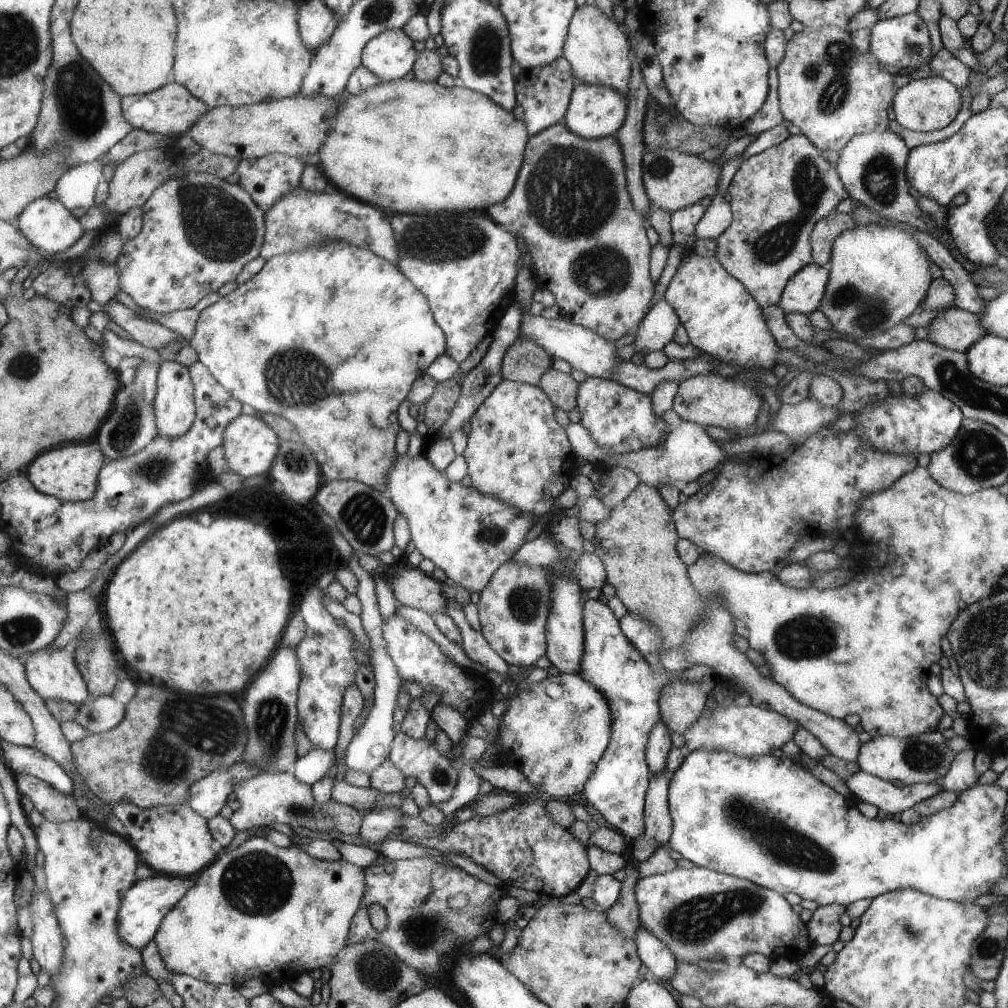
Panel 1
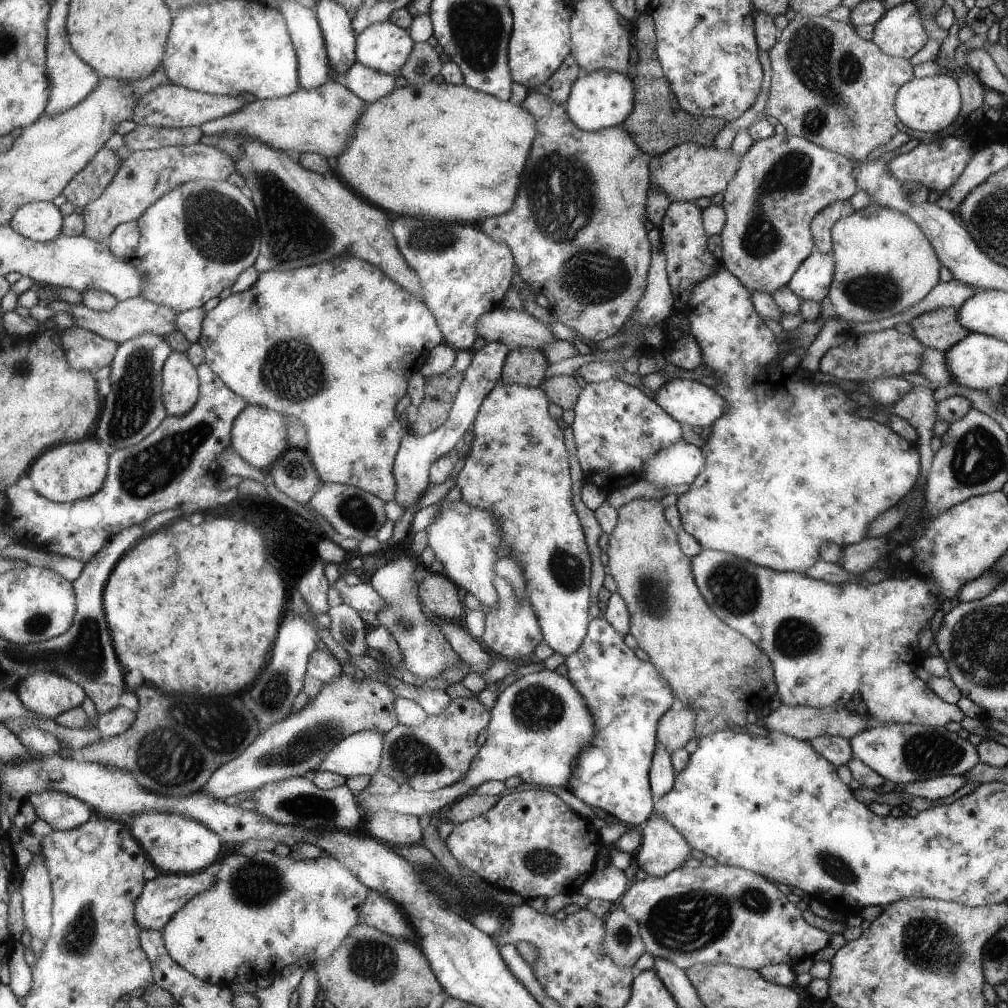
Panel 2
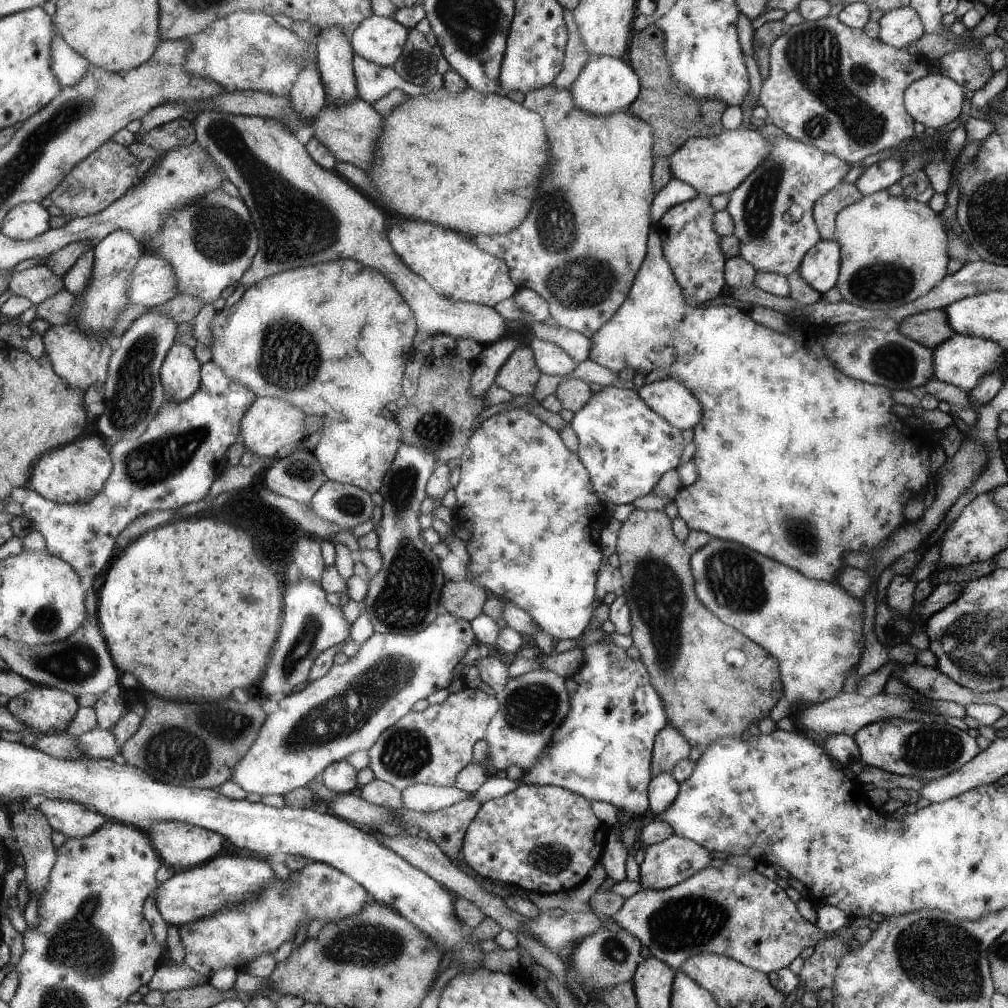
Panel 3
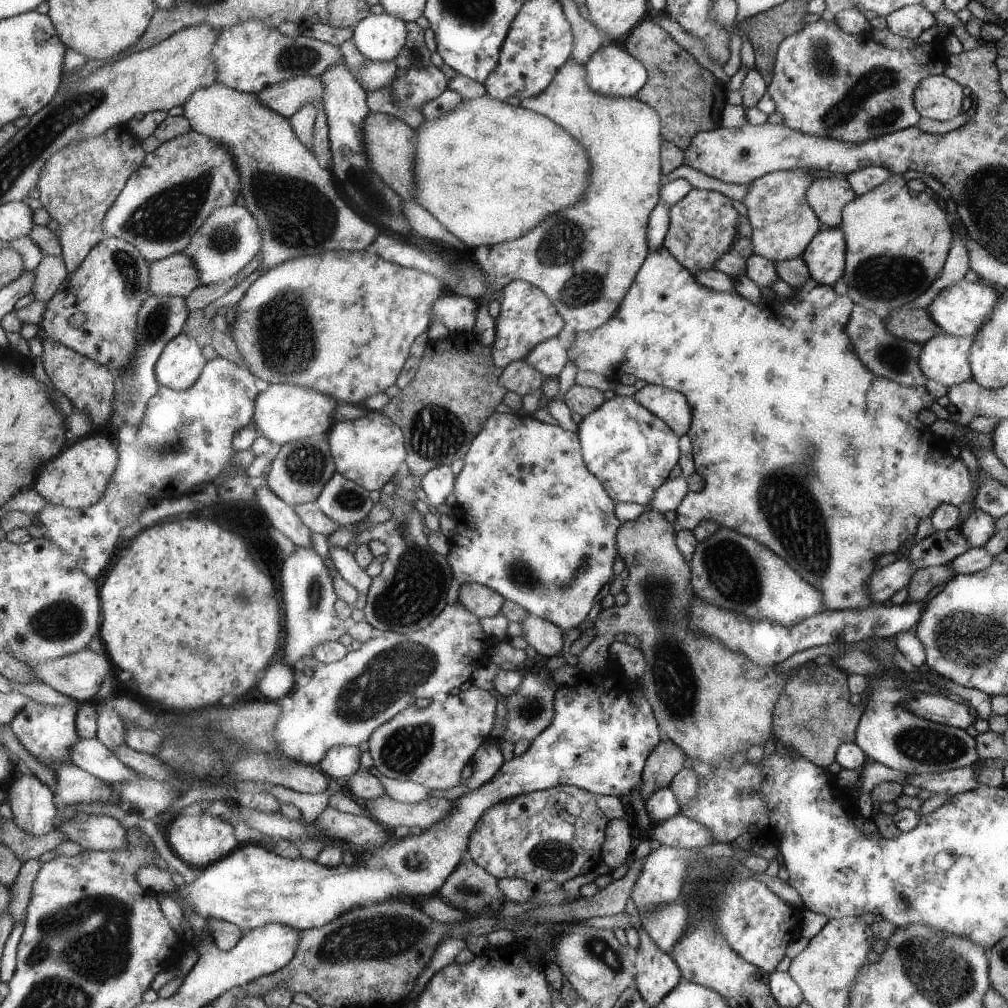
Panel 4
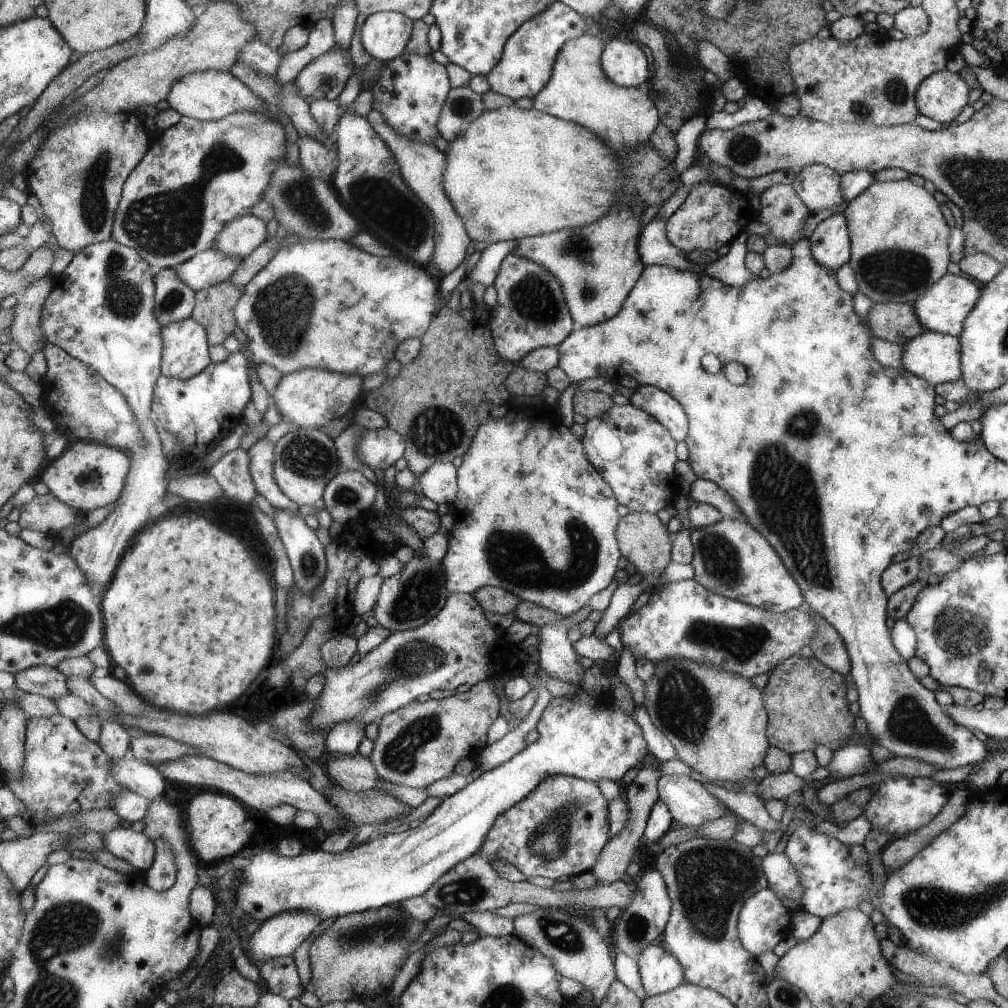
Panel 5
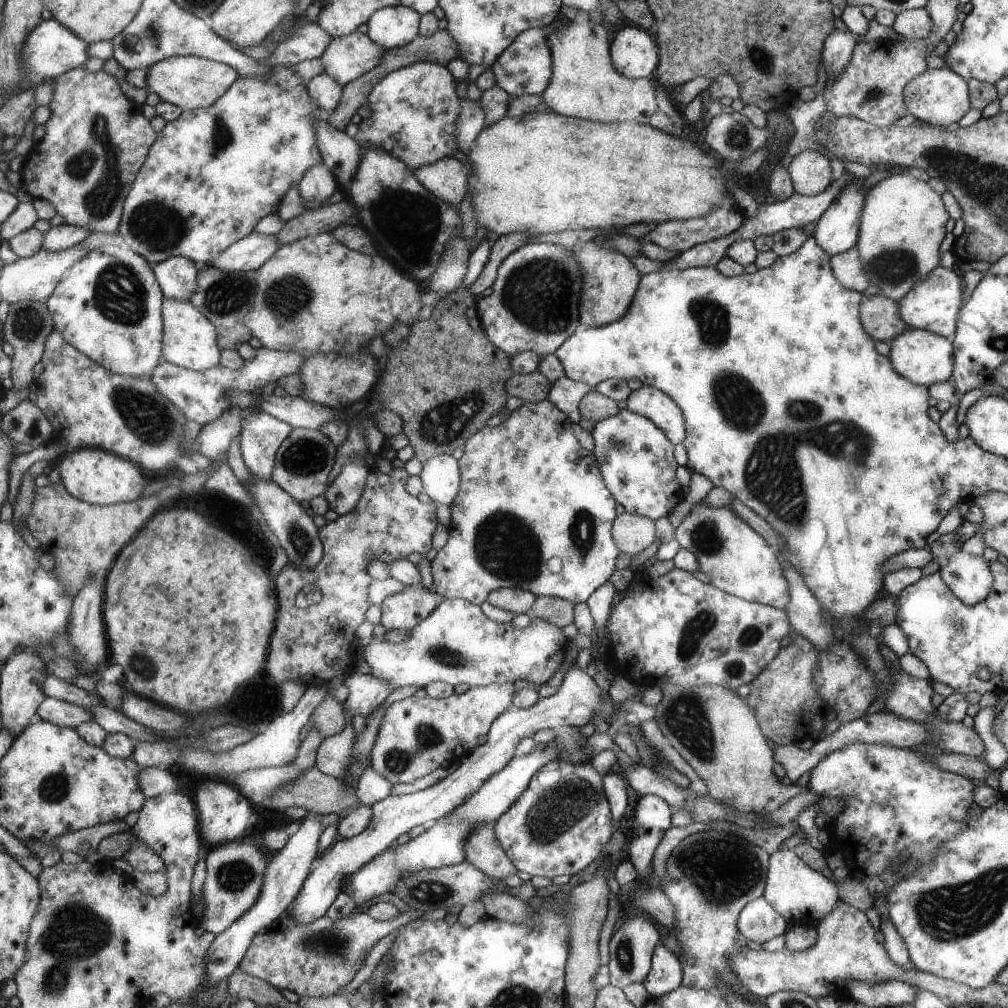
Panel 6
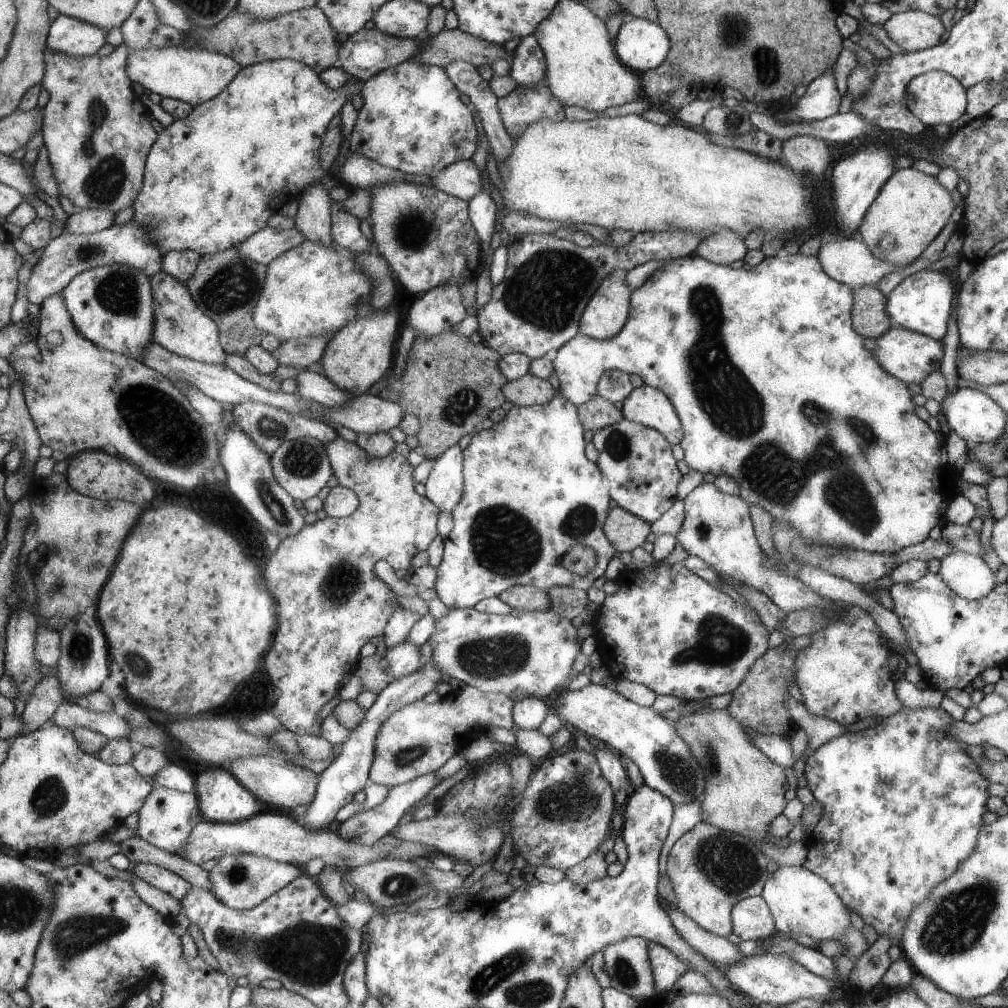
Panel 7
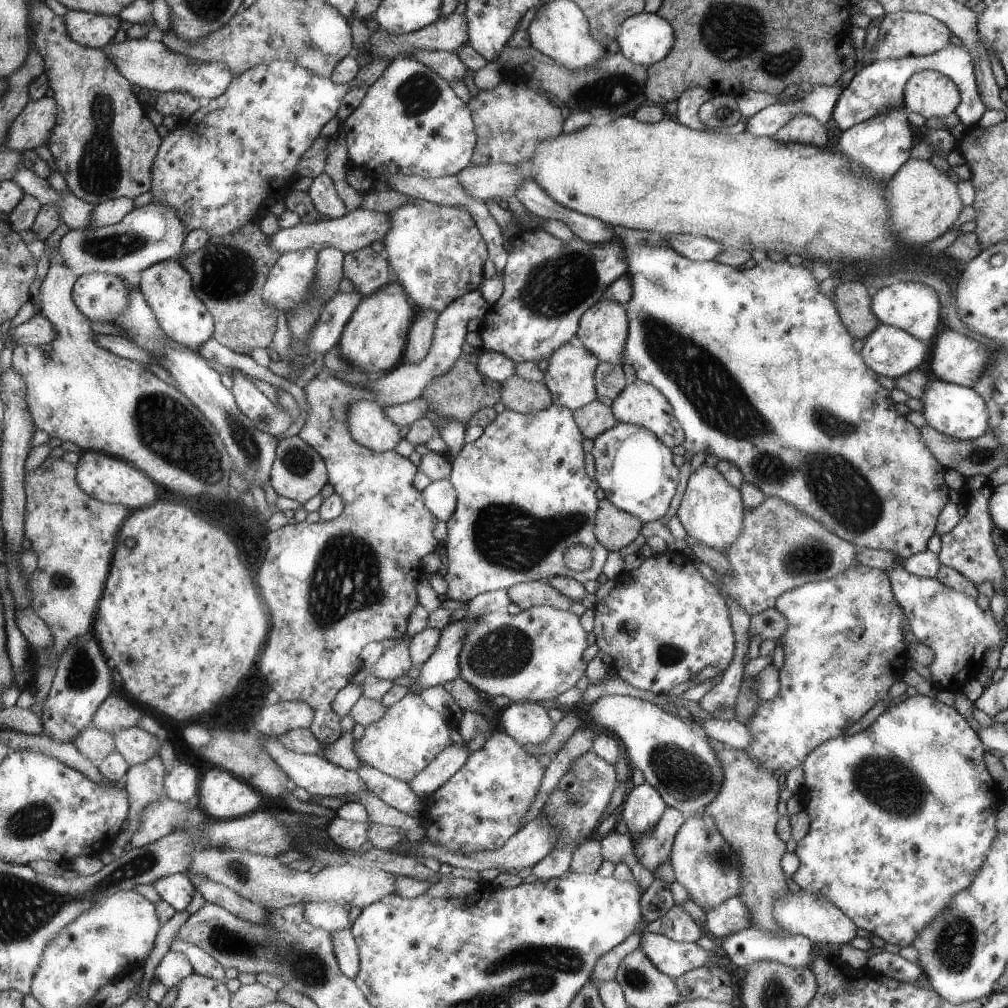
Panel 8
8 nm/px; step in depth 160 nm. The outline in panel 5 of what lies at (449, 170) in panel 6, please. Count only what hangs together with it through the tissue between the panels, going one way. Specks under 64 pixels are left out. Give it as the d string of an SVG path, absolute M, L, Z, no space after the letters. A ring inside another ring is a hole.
M372 108L365 116L369 124L383 137L390 146L397 162L402 168L404 181L415 191L415 194L431 209L436 222L436 249L432 262L434 266L445 276L451 274L455 268L463 264L467 258L467 250L471 246L470 234L466 229L464 220L459 216L455 205L452 205L449 195L444 187L444 174L448 163L447 154L438 150L435 145L411 141L391 126L386 116L377 109Z

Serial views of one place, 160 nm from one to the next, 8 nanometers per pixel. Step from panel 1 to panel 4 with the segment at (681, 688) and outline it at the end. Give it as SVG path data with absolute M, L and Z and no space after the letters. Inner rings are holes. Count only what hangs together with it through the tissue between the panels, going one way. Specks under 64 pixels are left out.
M661 737L653 752L646 758L642 770L639 794L644 802L651 793L668 786L672 776L684 768L685 758L678 746Z

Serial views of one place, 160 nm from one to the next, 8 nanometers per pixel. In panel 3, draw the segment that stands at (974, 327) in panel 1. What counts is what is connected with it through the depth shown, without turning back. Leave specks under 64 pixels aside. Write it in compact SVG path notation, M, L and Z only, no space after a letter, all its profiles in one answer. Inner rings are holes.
M929 309L905 316L897 324L896 330L901 334L930 349L941 345L955 333L943 309Z

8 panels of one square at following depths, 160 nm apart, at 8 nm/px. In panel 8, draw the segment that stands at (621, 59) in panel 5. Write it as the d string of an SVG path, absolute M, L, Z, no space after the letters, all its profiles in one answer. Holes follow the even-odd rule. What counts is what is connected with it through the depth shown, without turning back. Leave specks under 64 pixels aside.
M642 12L622 23L616 41L622 56L647 68L673 49L674 30L667 19Z

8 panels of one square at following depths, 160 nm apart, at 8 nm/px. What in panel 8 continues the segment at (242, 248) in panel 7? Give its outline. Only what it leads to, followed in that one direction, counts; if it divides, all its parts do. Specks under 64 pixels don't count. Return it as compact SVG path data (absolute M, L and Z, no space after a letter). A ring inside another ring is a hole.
M361 208L353 210L347 216L335 220L325 219L320 223L300 223L289 229L280 229L276 234L267 236L267 246L277 250L279 254L297 251L307 248L315 248L317 251L325 248L339 248L345 255L355 250L362 250L371 246L373 242L382 242L383 238L391 230L391 220L387 213L375 212L375 210L363 210Z

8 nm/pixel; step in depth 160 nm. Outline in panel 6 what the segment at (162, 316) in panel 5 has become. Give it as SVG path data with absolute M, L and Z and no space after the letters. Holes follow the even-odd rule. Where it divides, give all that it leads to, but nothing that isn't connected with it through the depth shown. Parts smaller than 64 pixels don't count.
M176 256L154 267L165 298L191 301L198 289L200 266L192 258Z

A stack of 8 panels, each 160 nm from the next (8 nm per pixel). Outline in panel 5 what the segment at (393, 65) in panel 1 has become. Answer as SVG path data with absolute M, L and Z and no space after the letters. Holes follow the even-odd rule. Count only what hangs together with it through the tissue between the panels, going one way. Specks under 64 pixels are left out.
M397 11L369 15L361 31L361 42L367 56L385 62L403 55L414 33L414 22Z

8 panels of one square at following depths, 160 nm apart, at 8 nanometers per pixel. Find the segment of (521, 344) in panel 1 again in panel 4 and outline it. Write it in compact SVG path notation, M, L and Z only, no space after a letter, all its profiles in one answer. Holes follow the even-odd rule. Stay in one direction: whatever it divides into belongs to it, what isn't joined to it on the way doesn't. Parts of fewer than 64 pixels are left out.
M521 359L507 365L500 381L507 390L522 397L540 388L544 376L528 362L525 362L525 359Z

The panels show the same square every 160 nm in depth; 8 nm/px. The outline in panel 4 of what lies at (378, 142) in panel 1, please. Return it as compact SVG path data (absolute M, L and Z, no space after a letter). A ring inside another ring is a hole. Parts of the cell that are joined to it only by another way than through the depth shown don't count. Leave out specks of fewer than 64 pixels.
M489 94L476 99L467 99L464 100L464 104L459 109L443 118L425 118L424 124L416 131L418 132L418 138L416 139L418 149L416 152L415 178L419 198L415 202L439 220L447 231L469 246L471 251L483 245L494 245L522 237L527 231L537 226L543 218L553 214L555 210L573 206L583 196L583 192L589 184L589 178L587 178L589 164L587 164L587 154L585 154L583 146L579 146L575 142L575 138L571 138L561 126L557 126L550 118L537 114L535 111L524 109L514 101L500 101Z

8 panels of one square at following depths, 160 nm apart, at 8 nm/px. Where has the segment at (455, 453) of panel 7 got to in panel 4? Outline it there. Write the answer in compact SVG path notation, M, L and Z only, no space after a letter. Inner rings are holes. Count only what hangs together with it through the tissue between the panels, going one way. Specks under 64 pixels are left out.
M451 465L436 466L421 478L421 488L426 494L427 503L436 507L441 506L454 494L456 487L455 472Z

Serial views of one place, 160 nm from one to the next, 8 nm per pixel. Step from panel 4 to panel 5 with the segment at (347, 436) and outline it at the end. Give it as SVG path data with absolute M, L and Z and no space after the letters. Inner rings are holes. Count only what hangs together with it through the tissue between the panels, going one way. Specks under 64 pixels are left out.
M391 426L384 429L366 430L360 440L359 454L374 472L385 470L405 457L406 440Z

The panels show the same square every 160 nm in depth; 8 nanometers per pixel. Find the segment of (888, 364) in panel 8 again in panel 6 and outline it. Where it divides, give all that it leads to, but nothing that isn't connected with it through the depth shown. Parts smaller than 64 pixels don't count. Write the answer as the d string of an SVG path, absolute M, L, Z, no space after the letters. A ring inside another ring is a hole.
M907 328L905 332L889 341L890 359L897 374L916 385L926 386L951 379L954 366L954 347L951 339L923 329Z

